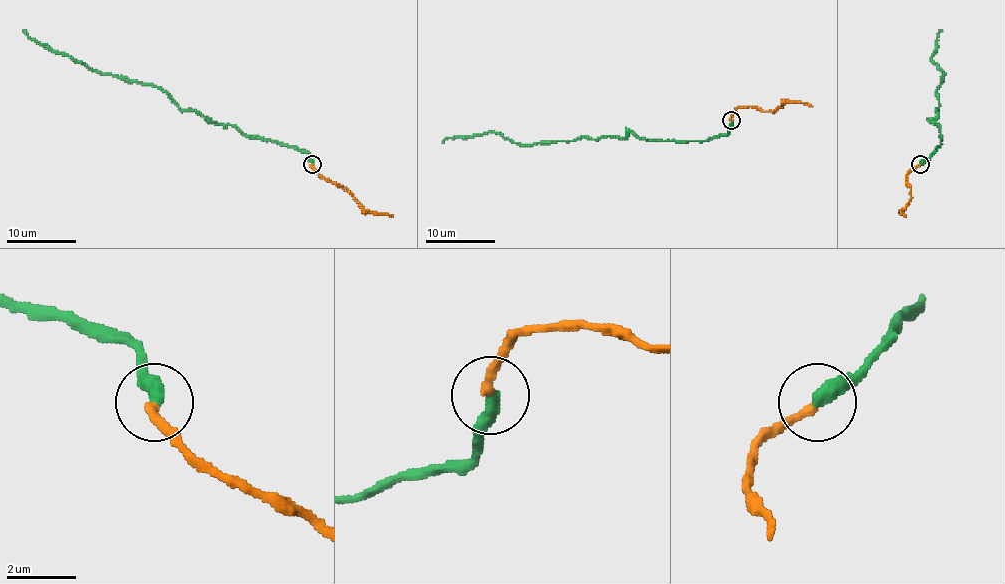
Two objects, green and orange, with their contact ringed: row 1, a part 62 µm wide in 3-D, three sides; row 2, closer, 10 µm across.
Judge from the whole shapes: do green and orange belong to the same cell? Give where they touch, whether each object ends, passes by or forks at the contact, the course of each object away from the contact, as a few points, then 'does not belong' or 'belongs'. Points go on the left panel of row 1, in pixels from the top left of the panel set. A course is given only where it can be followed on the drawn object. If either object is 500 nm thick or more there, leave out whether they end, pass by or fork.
(312, 164) | green ends | orange ends | green via (311, 164), (306, 152), (249, 139), (230, 125), (183, 111), (156, 87), (97, 73), (36, 43), (22, 29) | orange via (311, 164), (325, 178), (339, 184), (365, 209), (393, 216) | belongs

